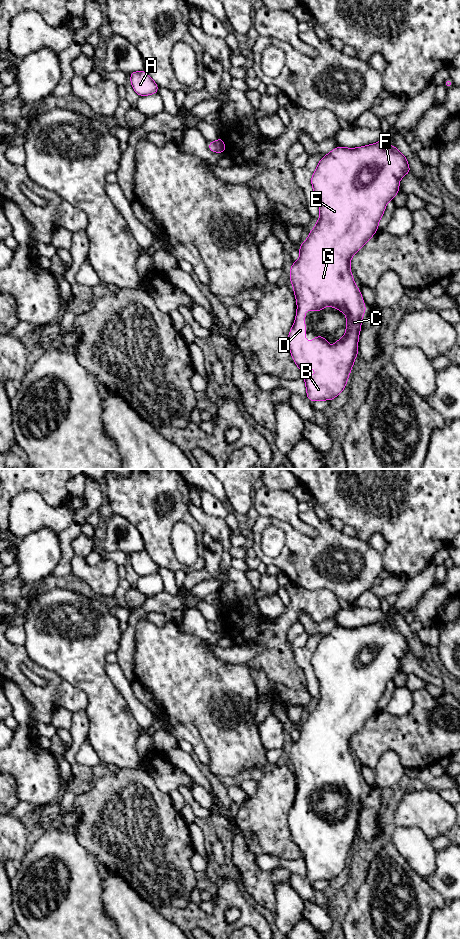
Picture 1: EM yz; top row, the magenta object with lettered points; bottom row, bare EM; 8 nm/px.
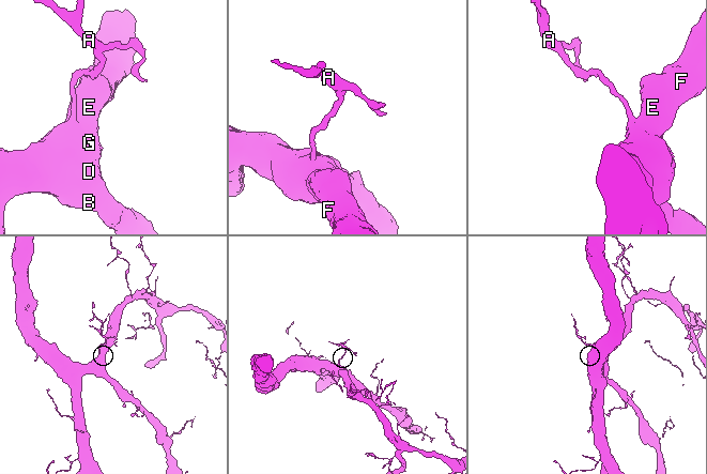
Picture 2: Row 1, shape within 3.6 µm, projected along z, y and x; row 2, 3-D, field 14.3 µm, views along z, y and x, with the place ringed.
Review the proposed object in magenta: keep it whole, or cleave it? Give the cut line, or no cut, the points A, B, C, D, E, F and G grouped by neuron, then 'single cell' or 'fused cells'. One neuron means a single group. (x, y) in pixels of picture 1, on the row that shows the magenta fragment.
cut none; groups A B C D E F G; single cell

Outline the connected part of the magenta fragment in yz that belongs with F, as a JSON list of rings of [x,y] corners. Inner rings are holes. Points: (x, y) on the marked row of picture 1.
[[[387,133],[384,134],[383,139],[380,142],[362,146],[359,148],[344,148],[344,147],[337,147],[334,148],[329,154],[325,155],[321,160],[319,161],[319,164],[317,168],[315,169],[313,176],[311,178],[311,184],[313,186],[314,193],[318,199],[319,206],[320,206],[320,217],[317,220],[316,226],[311,230],[309,233],[309,236],[307,240],[303,243],[301,243],[299,251],[300,251],[300,258],[297,262],[293,262],[290,270],[290,281],[293,285],[293,290],[295,294],[295,298],[297,300],[297,313],[295,317],[295,322],[289,332],[288,336],[288,344],[289,344],[289,350],[293,357],[294,362],[300,369],[300,371],[303,374],[303,379],[306,384],[306,390],[307,390],[307,398],[309,401],[320,401],[320,400],[332,400],[336,396],[338,396],[343,389],[345,388],[347,384],[348,376],[351,372],[352,366],[354,364],[354,360],[356,356],[358,355],[358,338],[359,333],[361,331],[361,322],[362,322],[362,316],[366,311],[366,306],[362,299],[361,291],[356,287],[355,281],[353,279],[353,276],[351,275],[351,268],[350,268],[350,261],[352,256],[358,252],[364,244],[372,238],[372,236],[375,234],[375,232],[378,230],[378,223],[384,214],[386,204],[389,200],[393,200],[394,196],[399,192],[399,181],[401,178],[408,173],[411,173],[407,158],[395,147],[395,146],[389,146],[387,144]],[[325,306],[332,306],[337,310],[342,311],[347,318],[347,324],[346,324],[346,333],[343,336],[342,339],[335,341],[334,346],[330,346],[327,343],[327,340],[317,335],[316,338],[310,342],[307,342],[305,340],[305,311],[306,310],[315,310],[318,313],[325,307]],[[305,362],[308,362],[308,365],[310,368],[314,369],[317,372],[316,376],[305,376]]]

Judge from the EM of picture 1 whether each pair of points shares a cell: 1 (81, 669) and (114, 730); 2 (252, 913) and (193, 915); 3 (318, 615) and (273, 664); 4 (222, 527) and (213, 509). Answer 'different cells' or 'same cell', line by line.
1: same cell
2: same cell
3: same cell
4: different cells

